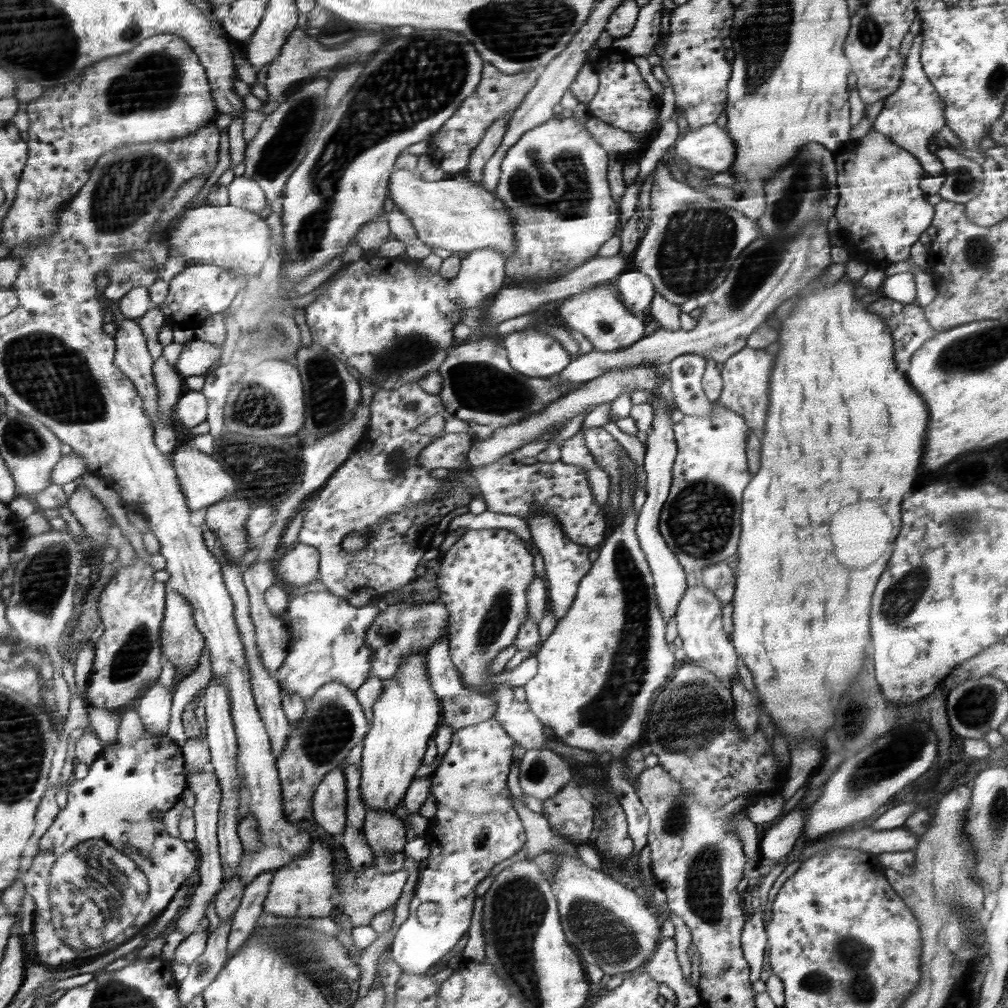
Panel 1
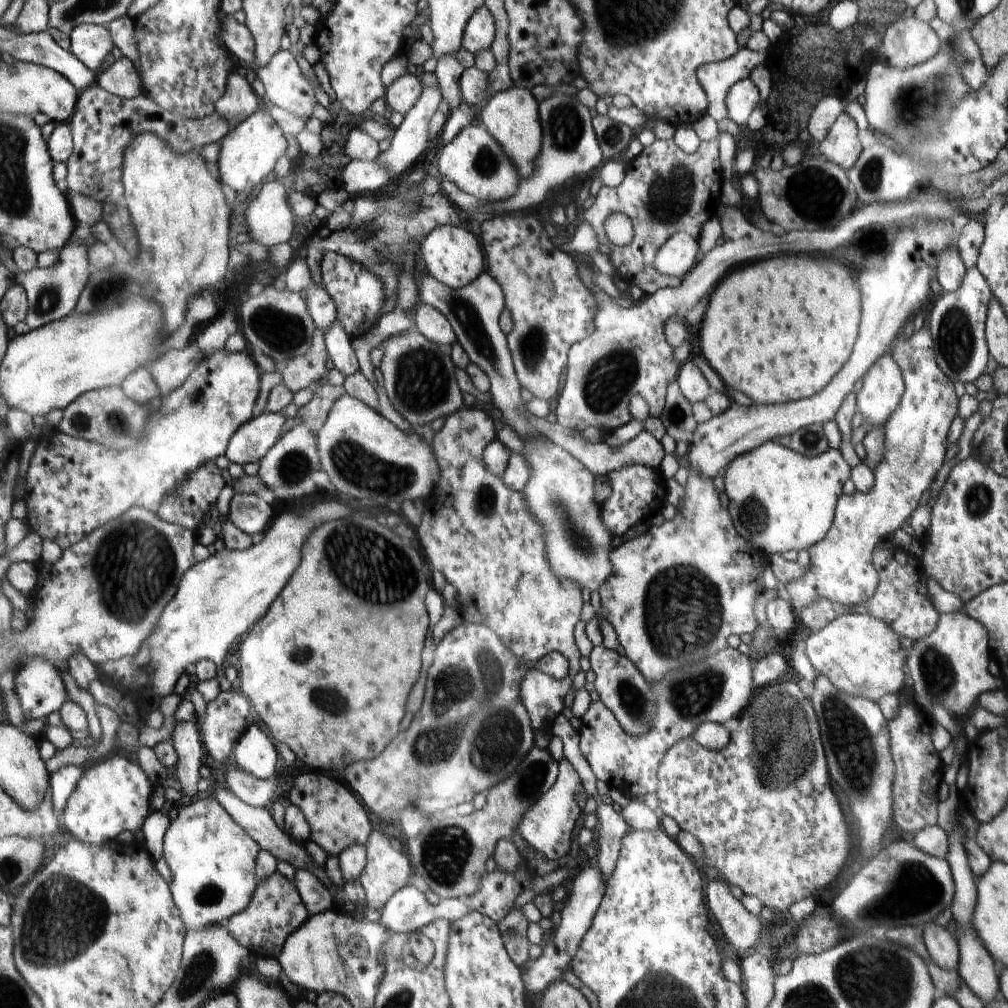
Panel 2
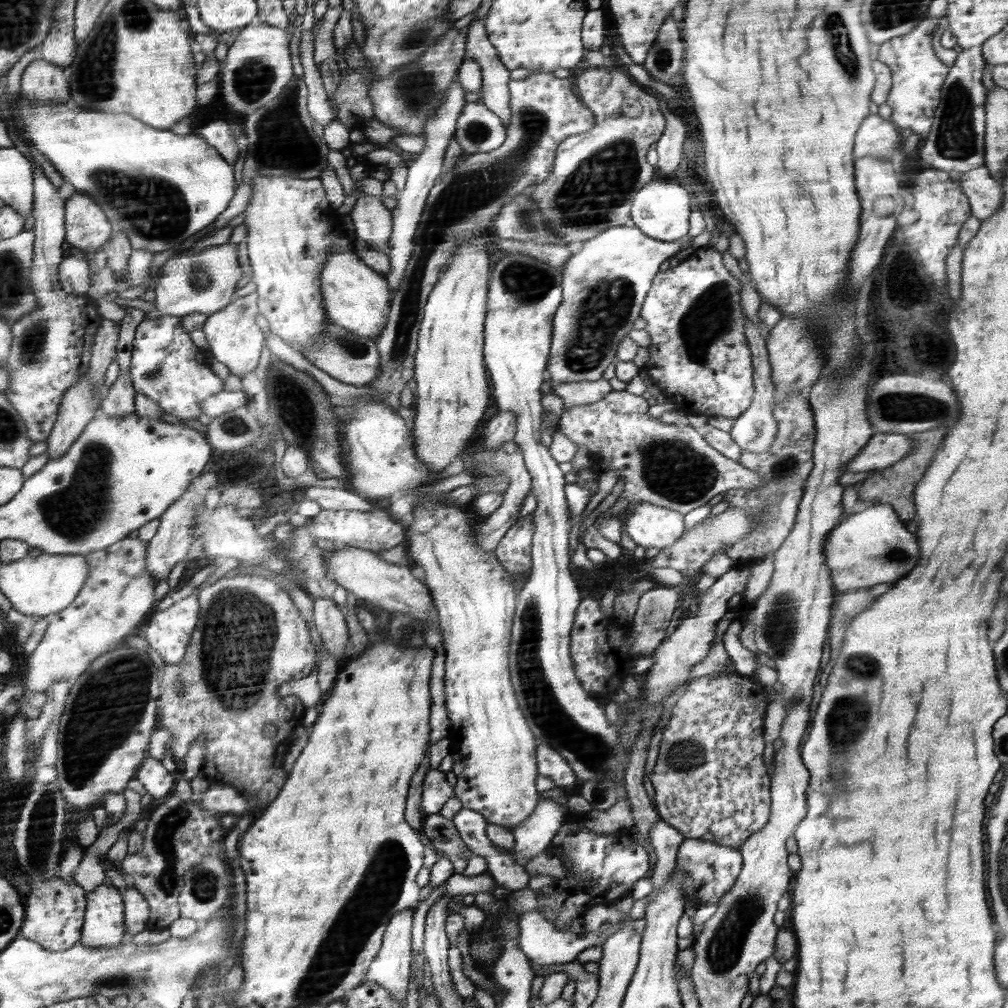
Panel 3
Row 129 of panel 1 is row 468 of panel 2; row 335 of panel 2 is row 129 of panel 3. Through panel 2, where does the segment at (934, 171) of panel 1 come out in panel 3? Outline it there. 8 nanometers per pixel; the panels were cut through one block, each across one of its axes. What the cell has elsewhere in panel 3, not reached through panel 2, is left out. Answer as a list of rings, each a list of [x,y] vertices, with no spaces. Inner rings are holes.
[[[928,16],[912,30],[912,33],[892,38],[880,45],[877,59],[890,67],[893,77],[893,84],[885,102],[892,108],[889,120],[898,128],[912,130],[912,133],[918,134],[920,138],[926,138],[930,134],[932,117],[934,117],[934,111],[940,100],[944,80],[948,75],[948,66],[942,64],[932,50],[934,28],[936,28],[936,20]]]

